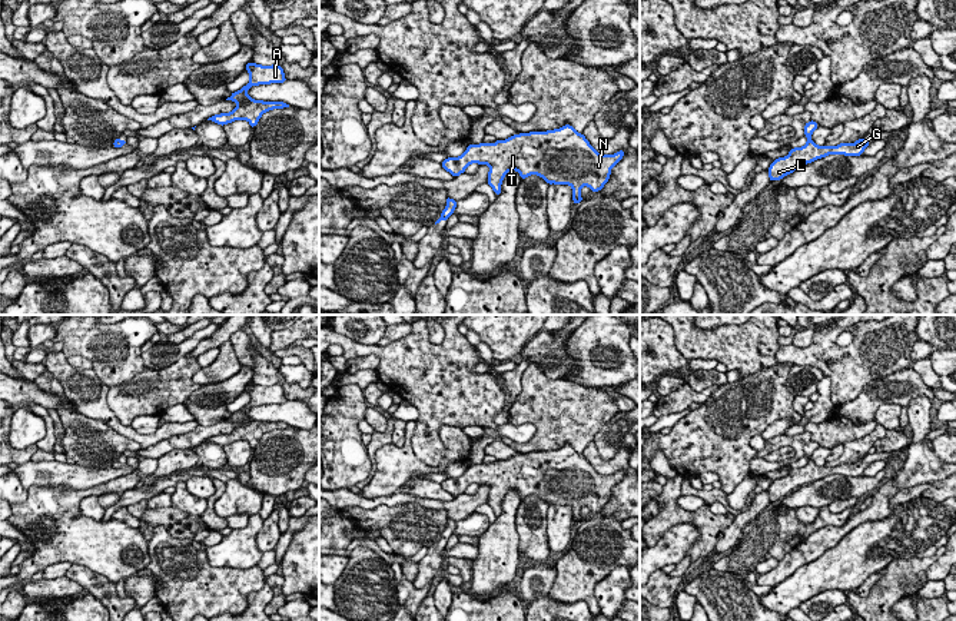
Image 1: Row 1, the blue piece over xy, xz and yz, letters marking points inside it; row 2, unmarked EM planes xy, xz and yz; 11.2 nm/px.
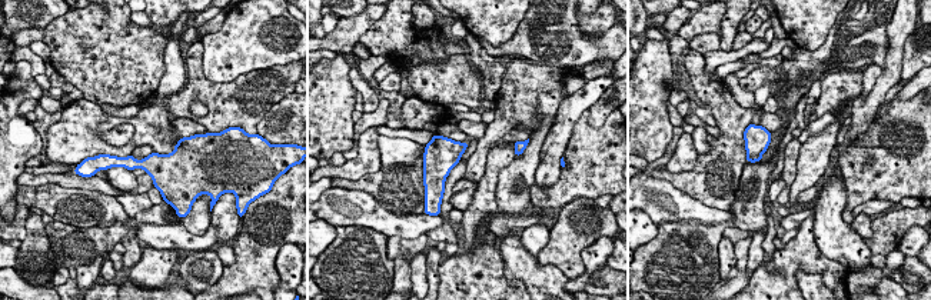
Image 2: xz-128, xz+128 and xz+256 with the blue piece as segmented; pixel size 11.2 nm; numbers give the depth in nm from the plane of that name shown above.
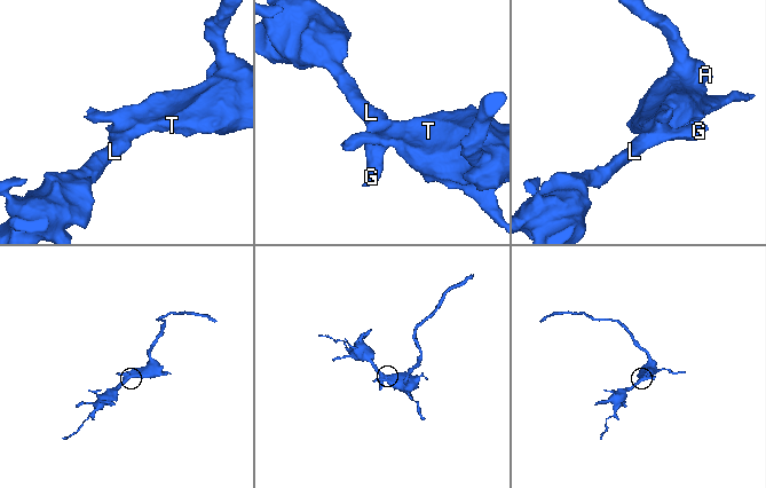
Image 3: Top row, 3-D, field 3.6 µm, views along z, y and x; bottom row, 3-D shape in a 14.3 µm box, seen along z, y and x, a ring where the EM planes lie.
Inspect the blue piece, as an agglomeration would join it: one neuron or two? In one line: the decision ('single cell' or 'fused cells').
single cell

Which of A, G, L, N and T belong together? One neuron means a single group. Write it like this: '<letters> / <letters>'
A G L N T

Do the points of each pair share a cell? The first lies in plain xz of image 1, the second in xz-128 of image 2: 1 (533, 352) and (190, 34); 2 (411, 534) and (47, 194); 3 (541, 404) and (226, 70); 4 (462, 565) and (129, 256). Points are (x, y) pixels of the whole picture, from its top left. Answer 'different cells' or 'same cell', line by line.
1: different cells
2: same cell
3: different cells
4: same cell

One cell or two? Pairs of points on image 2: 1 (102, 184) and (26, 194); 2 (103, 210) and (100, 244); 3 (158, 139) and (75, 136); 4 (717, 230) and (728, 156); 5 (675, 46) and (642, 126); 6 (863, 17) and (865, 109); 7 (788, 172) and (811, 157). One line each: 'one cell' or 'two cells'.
1: two cells
2: two cells
3: one cell
4: two cells
5: two cells
6: two cells
7: two cells

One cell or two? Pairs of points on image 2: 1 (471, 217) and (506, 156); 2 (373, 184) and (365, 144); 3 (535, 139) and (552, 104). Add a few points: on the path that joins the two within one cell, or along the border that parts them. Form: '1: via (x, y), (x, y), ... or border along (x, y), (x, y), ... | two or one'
1: via (484, 202), (491, 172) | one
2: border along (382, 166), (358, 179), (338, 177) | two
3: via (541, 130), (545, 124), (545, 113) | one

